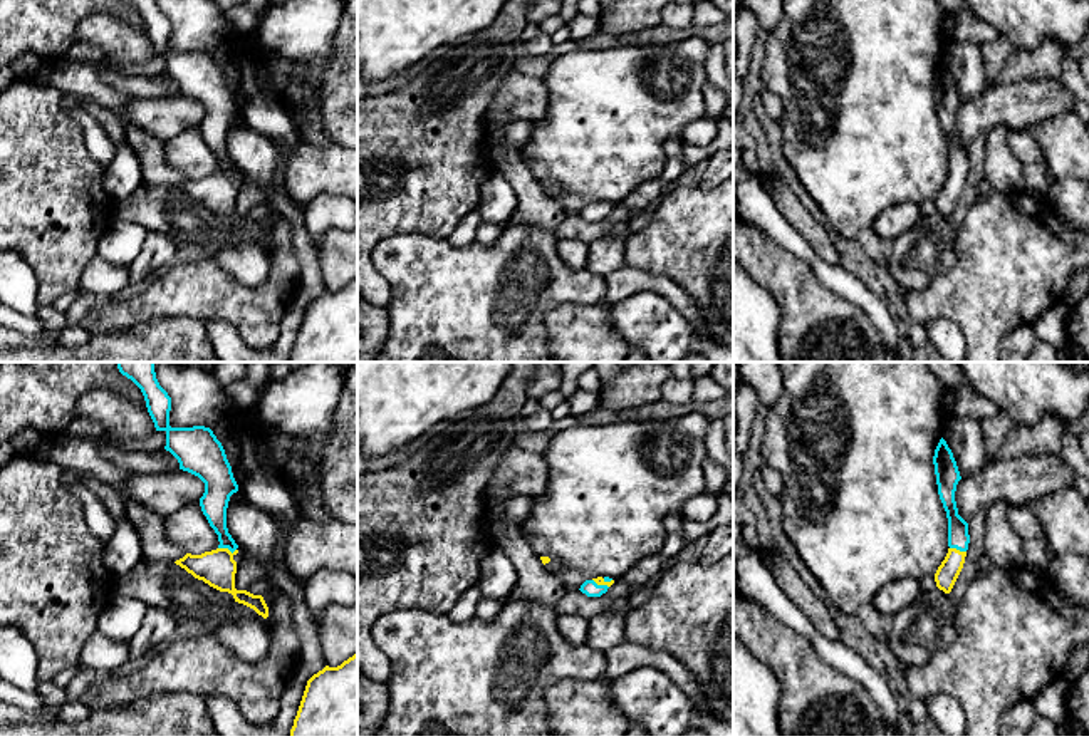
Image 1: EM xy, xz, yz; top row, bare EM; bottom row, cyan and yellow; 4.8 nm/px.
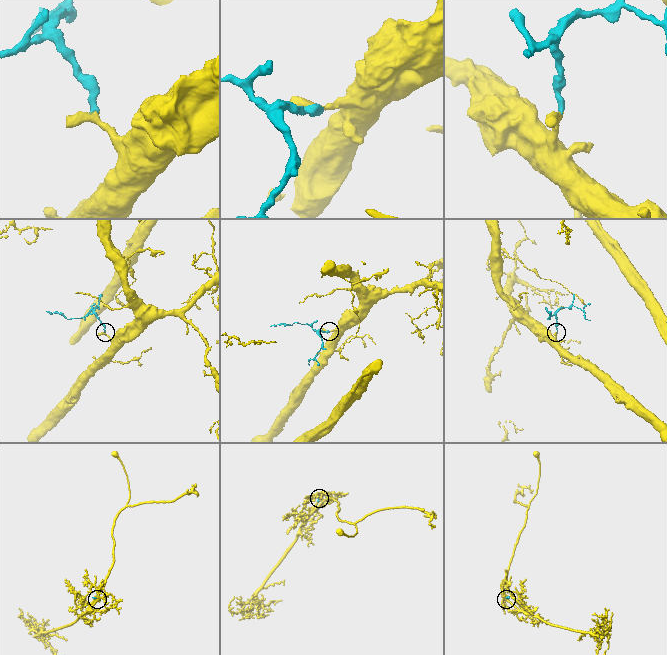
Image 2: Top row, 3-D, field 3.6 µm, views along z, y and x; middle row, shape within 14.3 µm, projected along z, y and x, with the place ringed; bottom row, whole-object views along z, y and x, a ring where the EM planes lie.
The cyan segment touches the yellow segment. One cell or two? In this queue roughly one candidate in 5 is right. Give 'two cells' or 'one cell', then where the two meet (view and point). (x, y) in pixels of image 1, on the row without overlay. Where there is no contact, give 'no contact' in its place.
one cell; contact xy (227, 171)

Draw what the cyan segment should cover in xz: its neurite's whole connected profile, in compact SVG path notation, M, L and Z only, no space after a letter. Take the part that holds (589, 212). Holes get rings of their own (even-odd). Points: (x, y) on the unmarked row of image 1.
M597 201L597 203L592 203L592 205L586 205L582 210L581 210L581 216L586 218L587 221L601 221L602 218L607 216L607 213L614 208L612 203L609 201Z

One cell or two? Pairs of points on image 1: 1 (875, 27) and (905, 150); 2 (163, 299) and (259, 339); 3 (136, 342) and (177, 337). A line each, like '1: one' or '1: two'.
1: one
2: one
3: one

